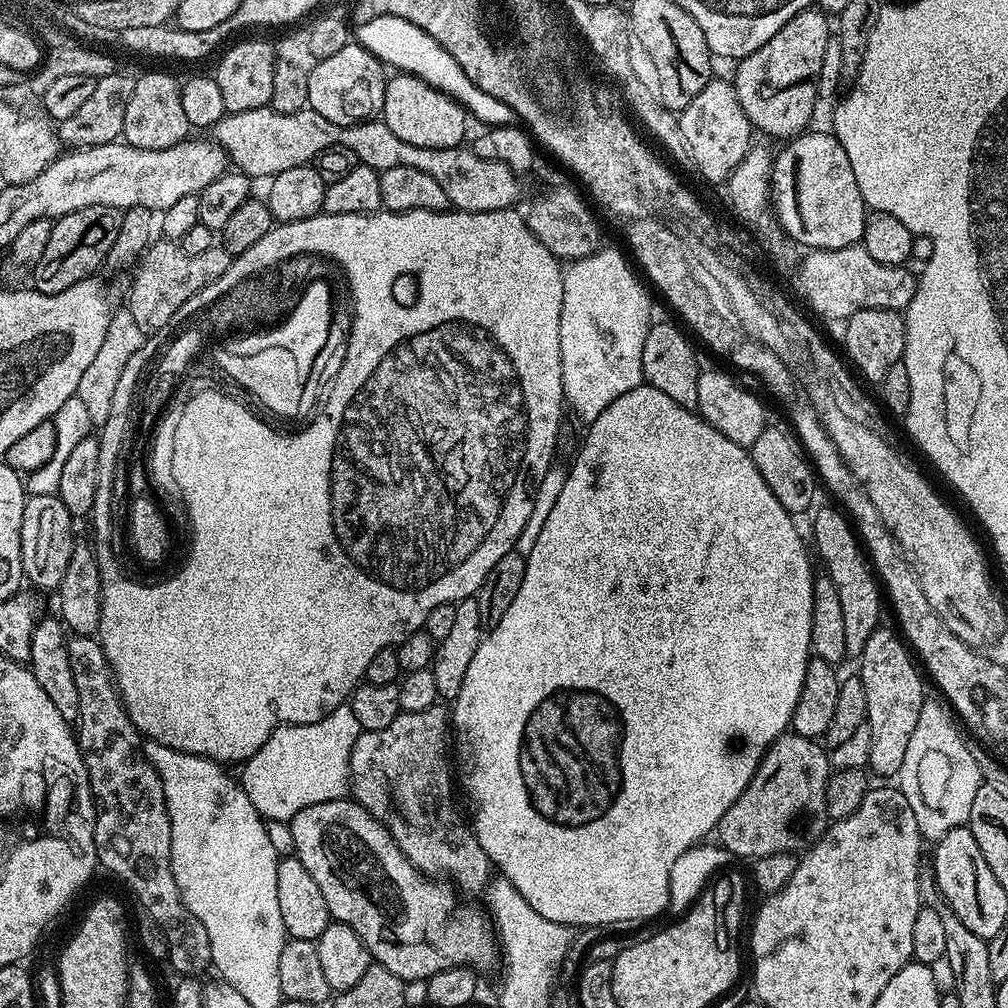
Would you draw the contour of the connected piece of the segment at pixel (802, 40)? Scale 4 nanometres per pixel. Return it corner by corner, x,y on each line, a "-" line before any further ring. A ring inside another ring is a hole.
819,7
803,8
801,12
794,14
794,18
790,18
790,22
786,22
786,26
782,26
782,30
778,30
778,34
774,34
774,38
770,38
770,42
758,46
754,54
744,57
735,65
734,83
738,102
753,129
759,133
762,131
770,136
791,138
801,135
811,125
808,123
811,122
812,111
818,104
816,83
819,81
823,62
829,55
828,20
829,17

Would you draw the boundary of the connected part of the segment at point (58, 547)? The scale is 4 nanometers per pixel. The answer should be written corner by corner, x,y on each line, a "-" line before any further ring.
29,495
24,501
22,510
22,566
25,581
33,589
59,589
66,566
70,566
70,554
74,543
72,536
74,518
66,506
62,506
59,496

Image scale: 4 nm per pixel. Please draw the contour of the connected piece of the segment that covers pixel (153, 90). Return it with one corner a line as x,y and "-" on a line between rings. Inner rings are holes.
148,72
145,76
137,75
135,82
130,102
126,102
123,143
142,150
166,150
189,139
190,126
186,122
180,97
181,81
175,80
168,72

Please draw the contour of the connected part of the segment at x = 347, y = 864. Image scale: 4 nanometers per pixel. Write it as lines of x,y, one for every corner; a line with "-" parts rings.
351,798
331,800
302,810
290,822
295,844
294,855
310,870
326,898
329,917
350,926
366,946
375,963
386,966
405,982
427,981
429,976
450,968
497,967
502,953
492,917
476,904
456,904
453,885
444,878
429,878
402,854
392,835

